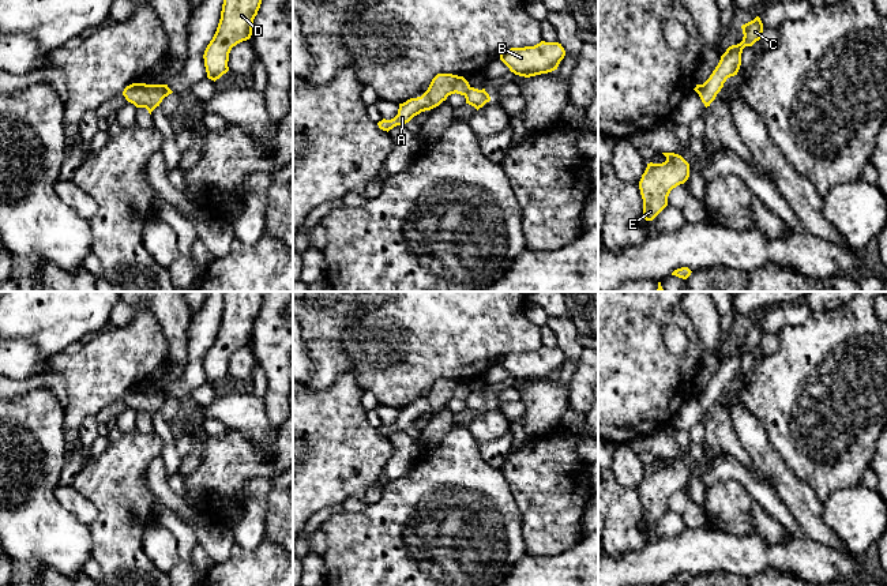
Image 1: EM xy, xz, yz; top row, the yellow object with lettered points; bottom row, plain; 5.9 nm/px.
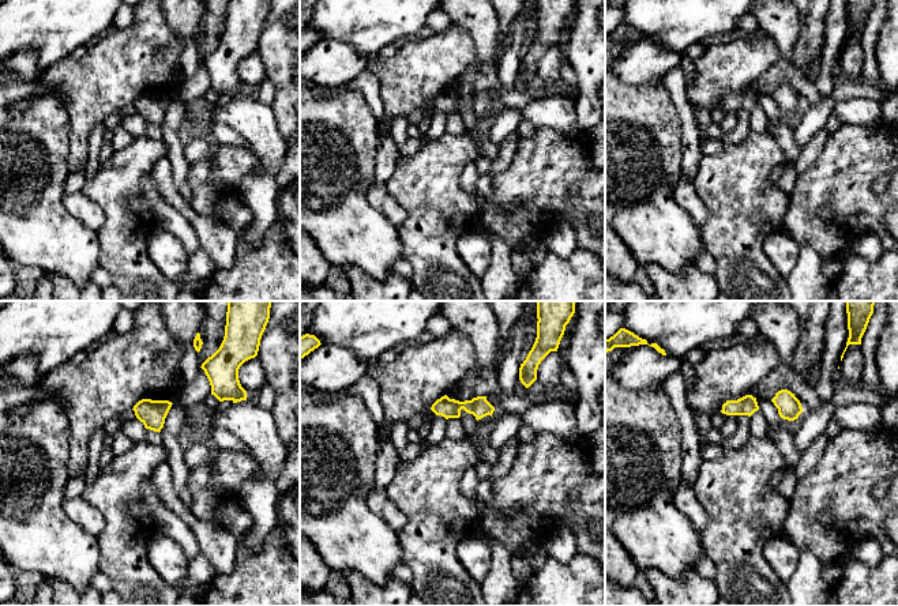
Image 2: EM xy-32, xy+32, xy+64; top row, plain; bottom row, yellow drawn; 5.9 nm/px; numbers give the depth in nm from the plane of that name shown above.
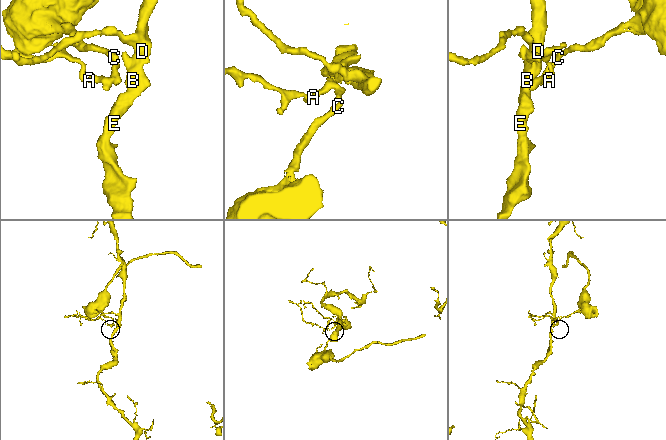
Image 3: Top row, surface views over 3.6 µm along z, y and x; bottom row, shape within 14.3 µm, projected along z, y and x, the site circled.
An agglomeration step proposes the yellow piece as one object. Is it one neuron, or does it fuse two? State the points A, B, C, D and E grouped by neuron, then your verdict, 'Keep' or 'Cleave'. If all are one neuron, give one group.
Groups: A B D E / C. Cleave

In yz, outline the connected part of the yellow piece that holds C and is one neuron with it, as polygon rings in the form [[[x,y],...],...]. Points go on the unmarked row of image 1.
[[[756,322],[753,326],[743,330],[741,334],[744,339],[743,346],[726,354],[710,383],[703,390],[700,390],[699,402],[706,413],[710,412],[710,409],[715,405],[726,384],[737,380],[741,371],[743,354],[745,352],[752,352],[760,345],[763,328],[760,323]]]

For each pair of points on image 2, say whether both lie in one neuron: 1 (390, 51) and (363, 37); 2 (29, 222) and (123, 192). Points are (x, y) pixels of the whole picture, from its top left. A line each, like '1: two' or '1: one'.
1: two
2: two

